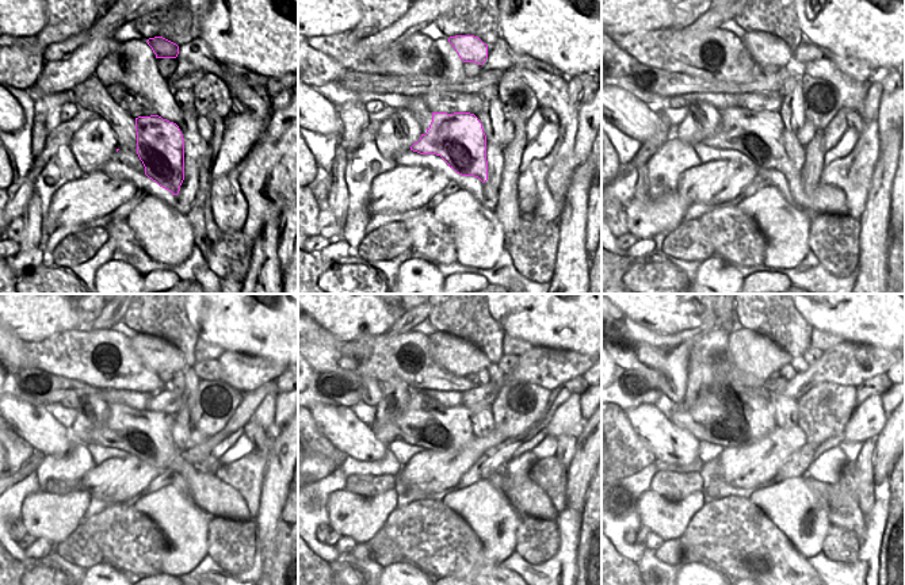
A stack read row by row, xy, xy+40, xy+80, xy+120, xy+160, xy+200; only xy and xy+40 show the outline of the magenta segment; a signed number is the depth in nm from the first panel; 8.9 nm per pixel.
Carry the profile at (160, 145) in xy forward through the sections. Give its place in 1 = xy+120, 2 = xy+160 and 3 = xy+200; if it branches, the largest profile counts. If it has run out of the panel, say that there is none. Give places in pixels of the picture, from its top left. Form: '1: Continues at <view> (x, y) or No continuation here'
1: Continues at xy+120 (145, 434)
2: Continues at xy+160 (424, 423)
3: Continues at xy+200 (728, 415)

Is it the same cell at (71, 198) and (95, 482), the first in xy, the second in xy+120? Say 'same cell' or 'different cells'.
same cell

